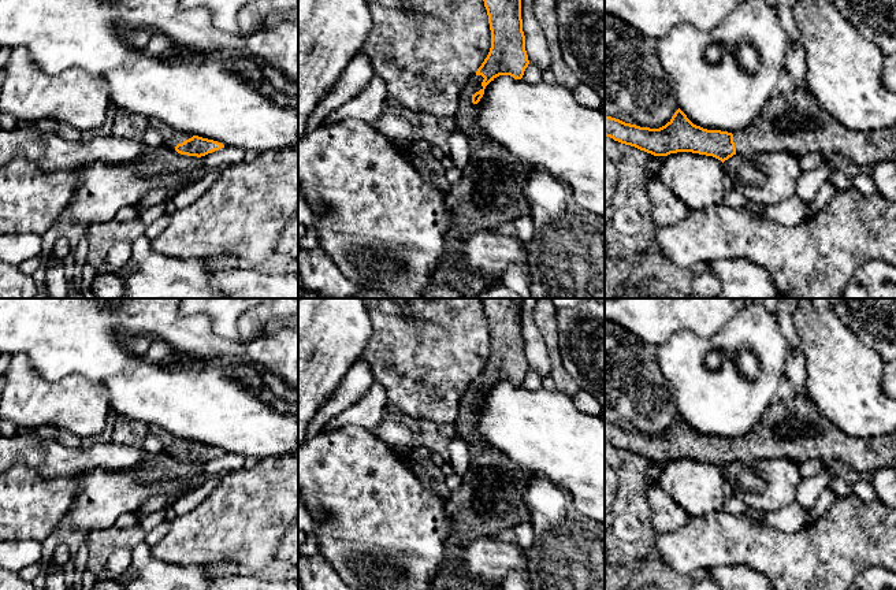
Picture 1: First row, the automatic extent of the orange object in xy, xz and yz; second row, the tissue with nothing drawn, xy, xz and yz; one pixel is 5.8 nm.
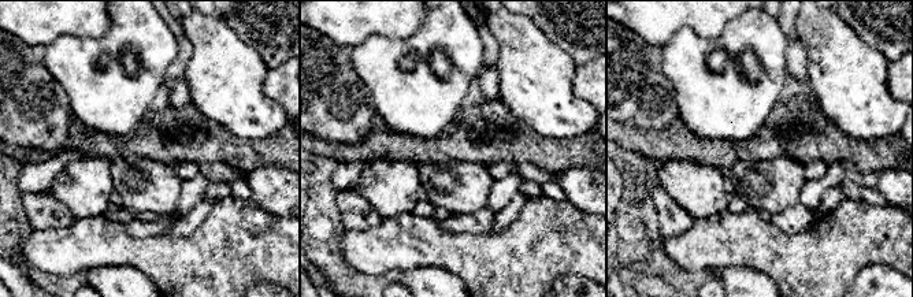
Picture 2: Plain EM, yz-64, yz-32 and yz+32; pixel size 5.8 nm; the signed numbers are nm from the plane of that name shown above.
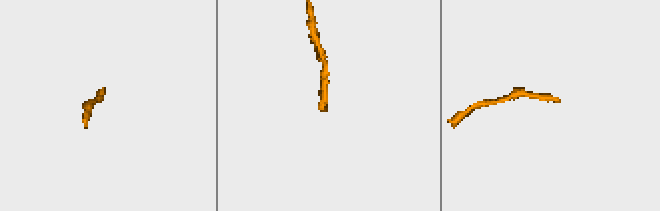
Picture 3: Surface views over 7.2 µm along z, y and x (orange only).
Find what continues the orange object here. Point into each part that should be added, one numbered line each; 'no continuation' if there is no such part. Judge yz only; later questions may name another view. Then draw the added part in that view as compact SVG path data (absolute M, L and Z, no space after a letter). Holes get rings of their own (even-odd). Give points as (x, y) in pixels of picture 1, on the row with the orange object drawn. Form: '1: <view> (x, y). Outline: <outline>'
1: yz (794, 122). Outline: M806 86L774 96L744 130L733 134L736 153L819 153L825 159L844 156L860 167L896 160L896 125L873 131L843 126L822 110Z

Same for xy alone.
1: xy (171, 137). Outline: M156 120L155 123L149 123L149 127L153 127L160 133L163 137L163 144L167 145L170 149L175 151L175 146L178 144L182 144L183 141L192 138L193 136L189 134L181 134L174 127L166 125L161 120Z

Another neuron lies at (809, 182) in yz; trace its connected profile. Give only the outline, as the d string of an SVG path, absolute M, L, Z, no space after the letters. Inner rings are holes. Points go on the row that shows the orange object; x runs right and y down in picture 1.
M825 160L825 163L810 171L803 171L796 183L795 196L798 196L802 201L808 203L814 198L818 189L829 181L829 177L836 172L834 166Z

